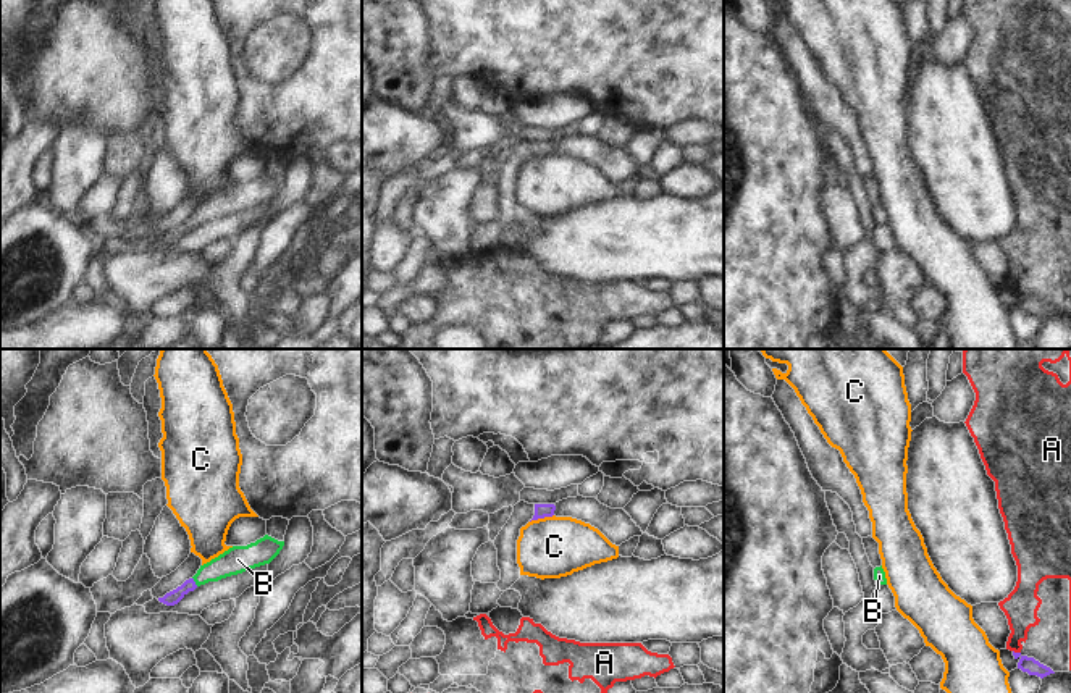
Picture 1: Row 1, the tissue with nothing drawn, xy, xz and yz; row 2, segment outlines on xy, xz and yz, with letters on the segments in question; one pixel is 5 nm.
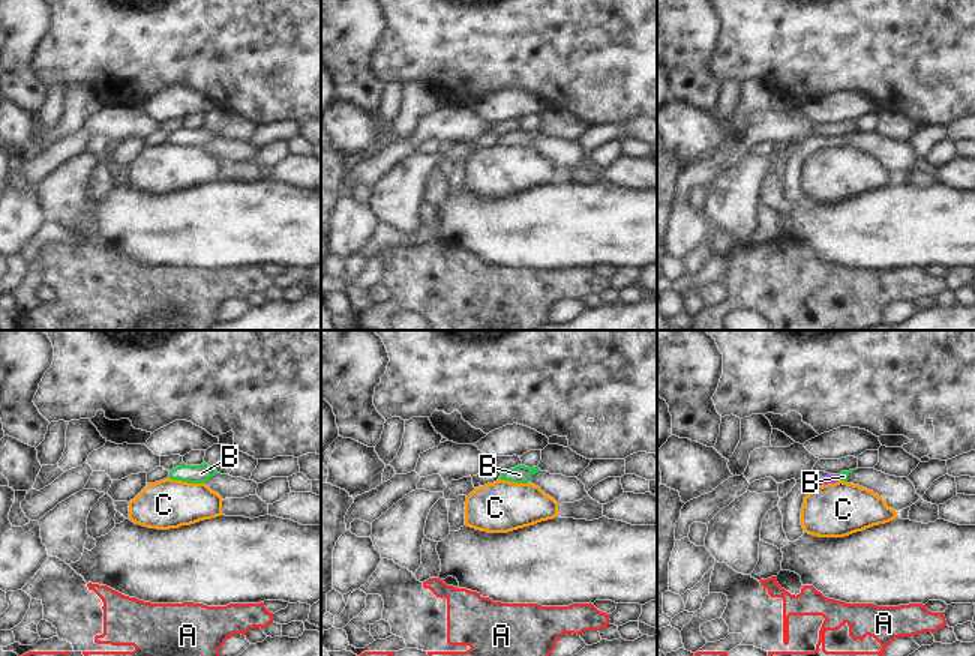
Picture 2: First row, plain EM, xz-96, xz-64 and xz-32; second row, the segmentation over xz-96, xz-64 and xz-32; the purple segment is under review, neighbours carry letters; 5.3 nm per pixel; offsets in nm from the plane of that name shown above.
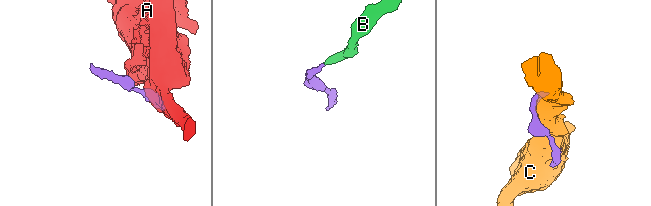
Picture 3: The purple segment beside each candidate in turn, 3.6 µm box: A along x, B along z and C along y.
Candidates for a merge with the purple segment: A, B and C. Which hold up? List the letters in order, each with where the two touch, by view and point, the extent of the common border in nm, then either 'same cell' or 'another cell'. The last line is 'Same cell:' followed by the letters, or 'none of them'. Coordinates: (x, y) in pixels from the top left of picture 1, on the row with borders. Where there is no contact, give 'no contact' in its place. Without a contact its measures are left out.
A: meets purple in yz at (1016, 653); contact 40 nm long; another cell
B: meets purple in xy at (194, 582); contact 50 nm long; same cell
C: meets purple in xz at (541, 517); contact 130 nm long; another cell
Same cell: B

